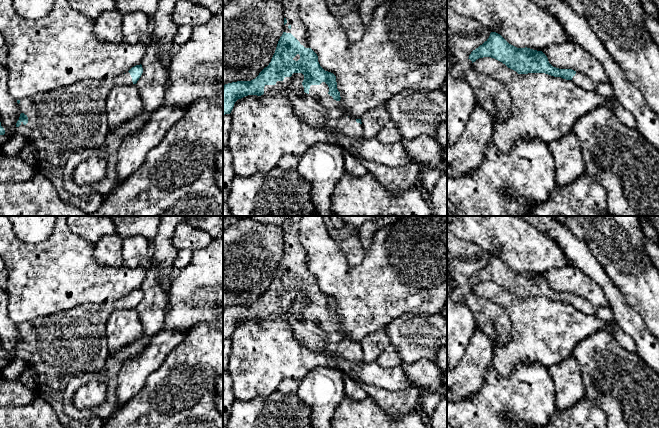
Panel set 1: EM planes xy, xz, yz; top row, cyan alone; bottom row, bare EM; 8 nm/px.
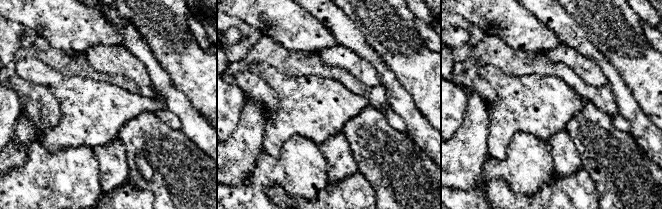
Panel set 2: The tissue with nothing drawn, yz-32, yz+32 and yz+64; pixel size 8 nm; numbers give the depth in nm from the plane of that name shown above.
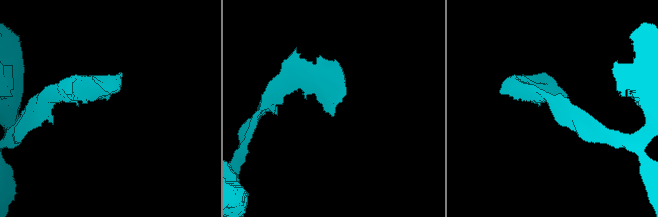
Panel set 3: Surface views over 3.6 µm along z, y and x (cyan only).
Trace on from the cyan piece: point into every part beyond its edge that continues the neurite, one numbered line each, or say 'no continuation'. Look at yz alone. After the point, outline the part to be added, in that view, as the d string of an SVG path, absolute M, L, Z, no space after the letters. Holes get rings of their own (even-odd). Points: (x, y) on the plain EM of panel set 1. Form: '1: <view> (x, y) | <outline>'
1: yz (605, 314) | M576 296L571 305L576 310L584 314L593 315L601 319L603 322L612 325L613 327L617 326L613 311L609 306L595 308L587 300L583 299L580 296Z

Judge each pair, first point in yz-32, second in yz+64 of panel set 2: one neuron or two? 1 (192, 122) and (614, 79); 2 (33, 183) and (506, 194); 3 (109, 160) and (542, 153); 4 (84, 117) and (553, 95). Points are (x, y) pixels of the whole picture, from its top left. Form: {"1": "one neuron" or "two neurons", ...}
{"1": "one neuron", "2": "two neurons", "3": "two neurons", "4": "one neuron"}

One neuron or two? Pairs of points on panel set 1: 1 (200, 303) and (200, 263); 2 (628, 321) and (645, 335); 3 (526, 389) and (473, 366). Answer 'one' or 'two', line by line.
1: one
2: one
3: two

